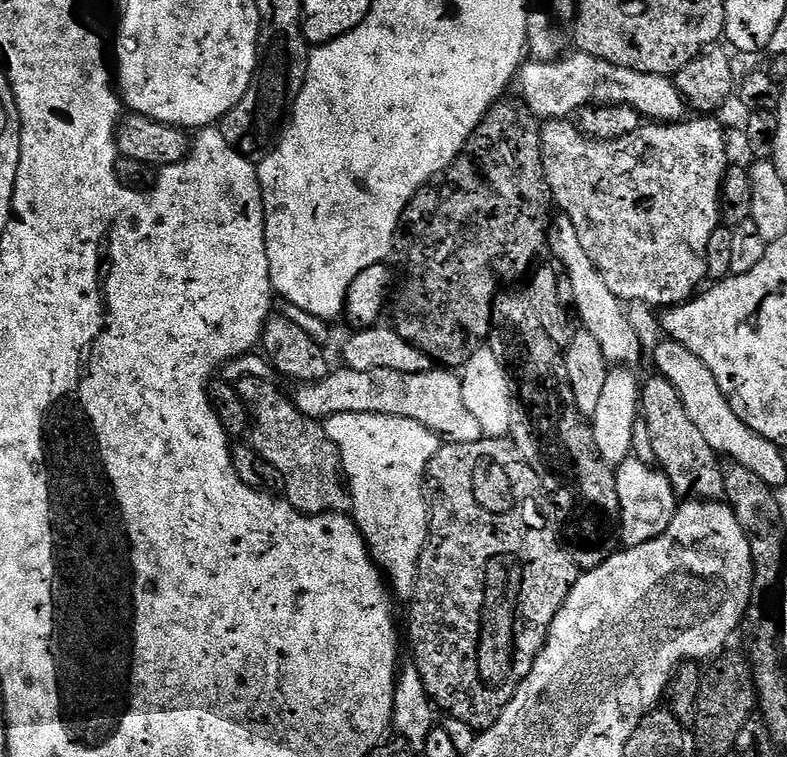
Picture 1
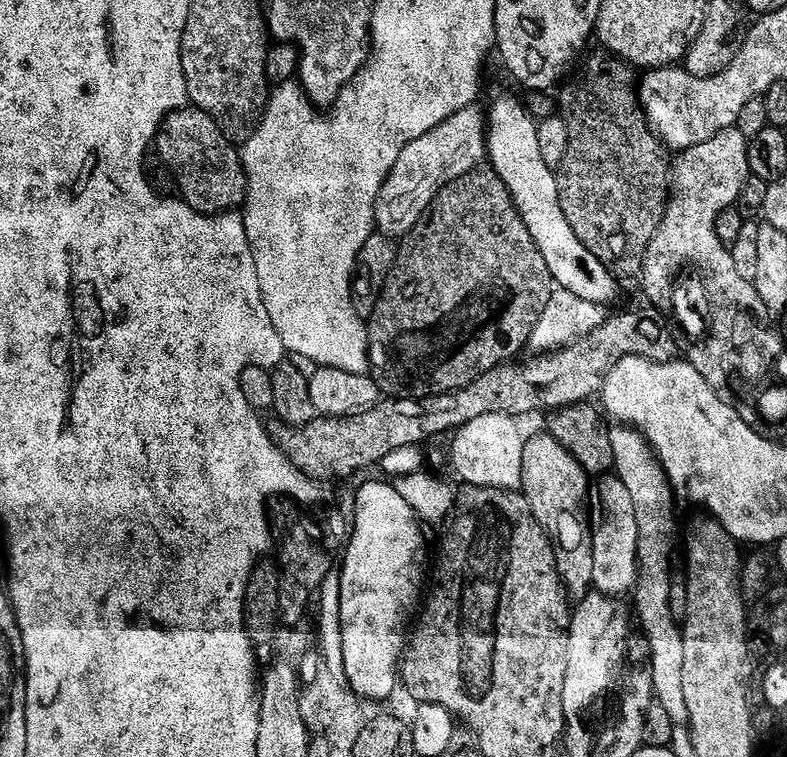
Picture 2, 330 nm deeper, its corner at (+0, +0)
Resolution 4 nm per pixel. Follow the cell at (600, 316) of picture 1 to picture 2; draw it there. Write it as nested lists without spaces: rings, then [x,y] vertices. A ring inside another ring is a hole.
[[[616,426],[610,431],[610,442],[614,446],[614,472],[618,479],[626,486],[627,493],[630,494],[631,501],[634,502],[634,518],[638,522],[638,554],[636,555],[636,586],[634,589],[634,597],[636,596],[636,616],[640,619],[640,628],[648,635],[648,652],[652,655],[652,665],[650,665],[650,671],[652,674],[652,687],[651,691],[656,694],[654,696],[655,703],[661,704],[665,708],[666,713],[675,722],[680,722],[685,719],[684,711],[686,710],[686,700],[682,698],[682,646],[684,645],[684,634],[681,627],[676,624],[672,618],[672,610],[670,608],[670,596],[672,594],[672,551],[677,551],[678,540],[676,544],[676,512],[672,509],[672,496],[674,497],[674,489],[671,484],[668,483],[668,476],[665,474],[663,467],[656,455],[652,451],[652,445],[644,439],[635,429],[631,429],[627,426]]]

